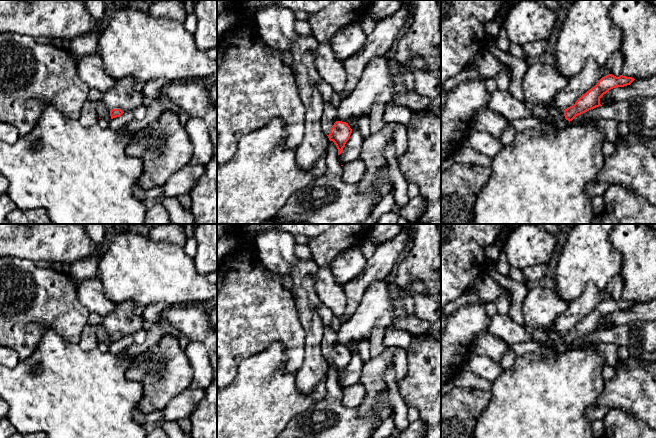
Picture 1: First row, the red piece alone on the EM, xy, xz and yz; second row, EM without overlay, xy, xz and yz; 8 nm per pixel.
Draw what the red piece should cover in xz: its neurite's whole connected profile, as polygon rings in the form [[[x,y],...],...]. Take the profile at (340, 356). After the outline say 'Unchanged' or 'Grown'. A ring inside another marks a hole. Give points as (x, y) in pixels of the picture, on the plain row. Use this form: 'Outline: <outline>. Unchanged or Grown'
Outline: [[[323,326],[323,338],[321,341],[321,351],[327,358],[330,365],[333,365],[338,373],[338,379],[342,377],[346,366],[349,364],[352,353],[346,346],[336,343],[337,333],[327,326]]]. Grown

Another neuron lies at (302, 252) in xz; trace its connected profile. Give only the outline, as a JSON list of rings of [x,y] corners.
[[[296,243],[295,245],[295,254],[298,257],[298,259],[302,260],[312,259],[312,254],[309,248],[298,243]]]

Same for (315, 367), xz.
[[[298,259],[289,276],[293,281],[293,297],[299,320],[305,331],[305,357],[296,372],[296,388],[309,394],[316,385],[327,378],[329,362],[321,351],[323,321],[316,307],[321,302],[315,290],[318,265],[313,259]]]

